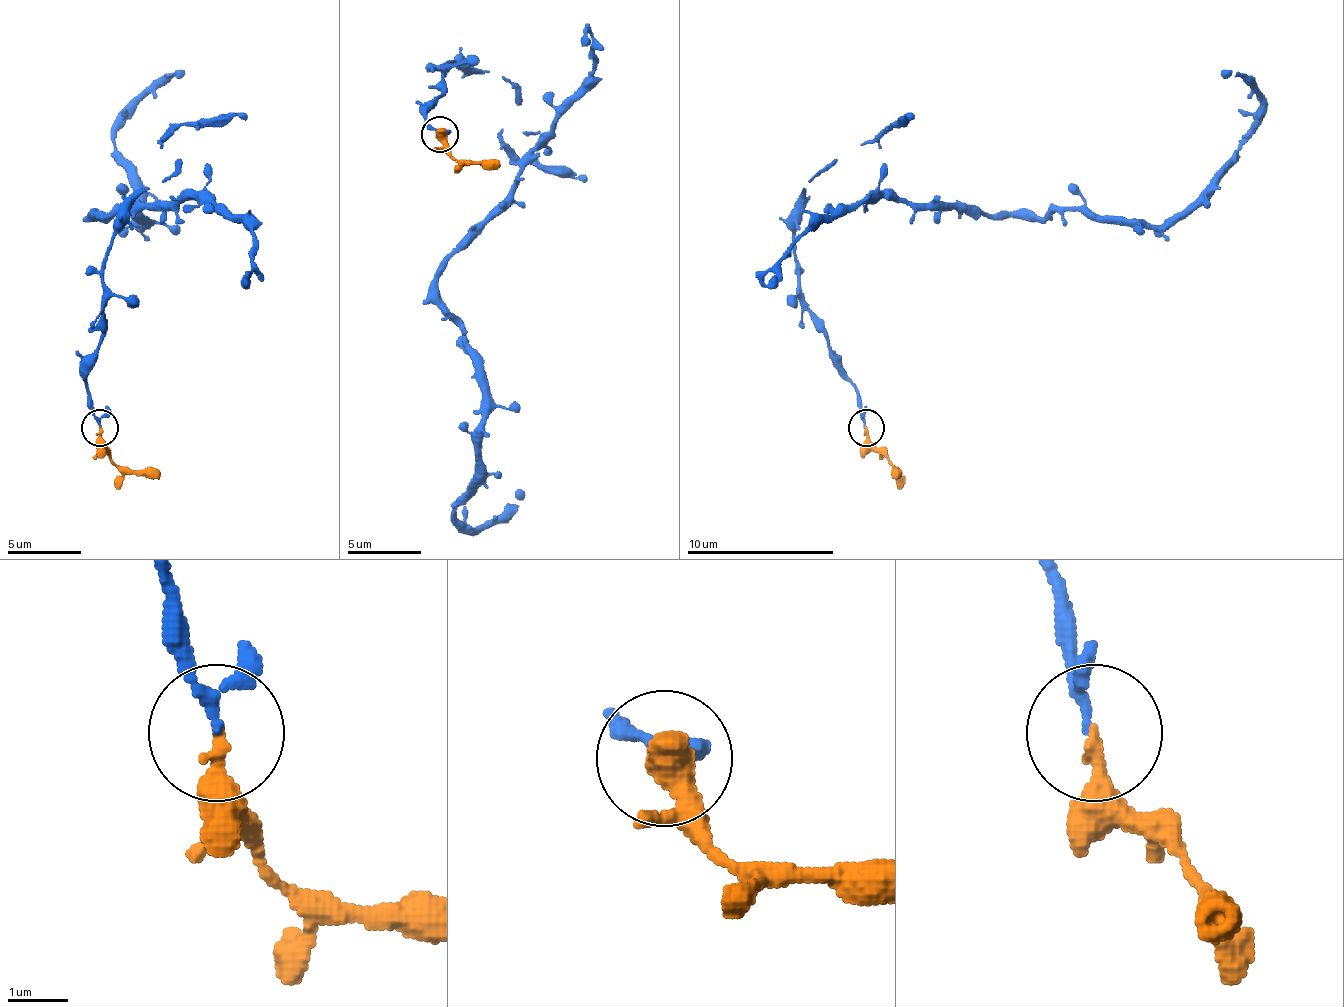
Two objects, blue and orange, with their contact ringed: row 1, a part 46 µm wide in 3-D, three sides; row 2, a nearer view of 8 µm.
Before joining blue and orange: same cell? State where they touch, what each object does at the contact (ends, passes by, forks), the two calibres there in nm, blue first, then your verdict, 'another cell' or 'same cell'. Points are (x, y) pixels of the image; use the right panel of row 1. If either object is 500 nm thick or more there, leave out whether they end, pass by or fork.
at (866, 428); blue passes by; orange ends there; 130 nm thick on the blue side, 280 nm on the other; same cell

